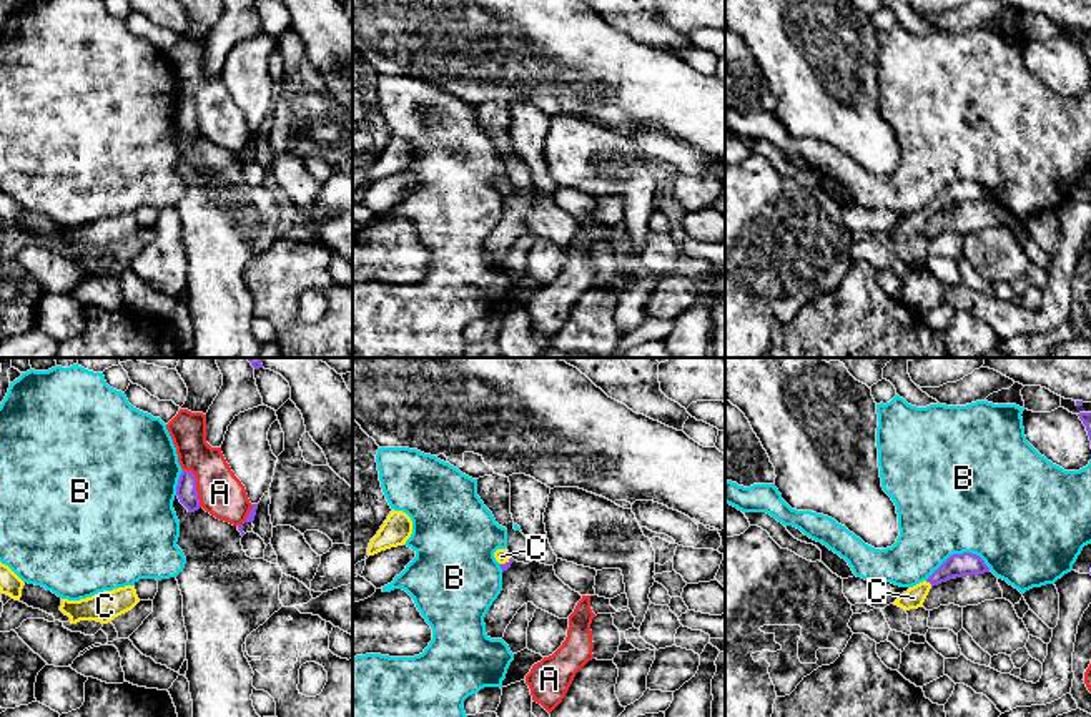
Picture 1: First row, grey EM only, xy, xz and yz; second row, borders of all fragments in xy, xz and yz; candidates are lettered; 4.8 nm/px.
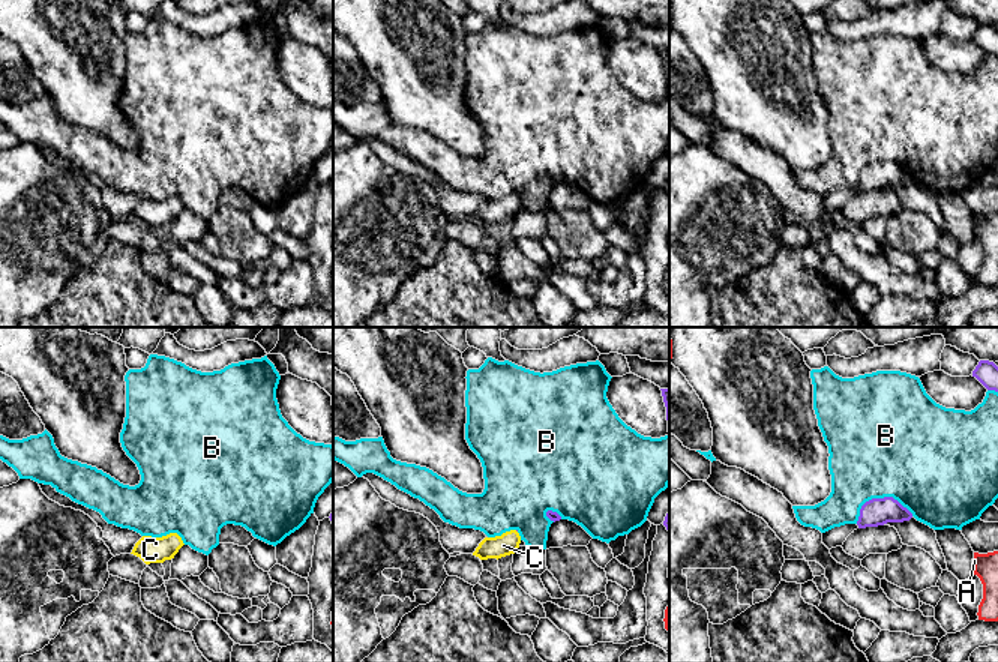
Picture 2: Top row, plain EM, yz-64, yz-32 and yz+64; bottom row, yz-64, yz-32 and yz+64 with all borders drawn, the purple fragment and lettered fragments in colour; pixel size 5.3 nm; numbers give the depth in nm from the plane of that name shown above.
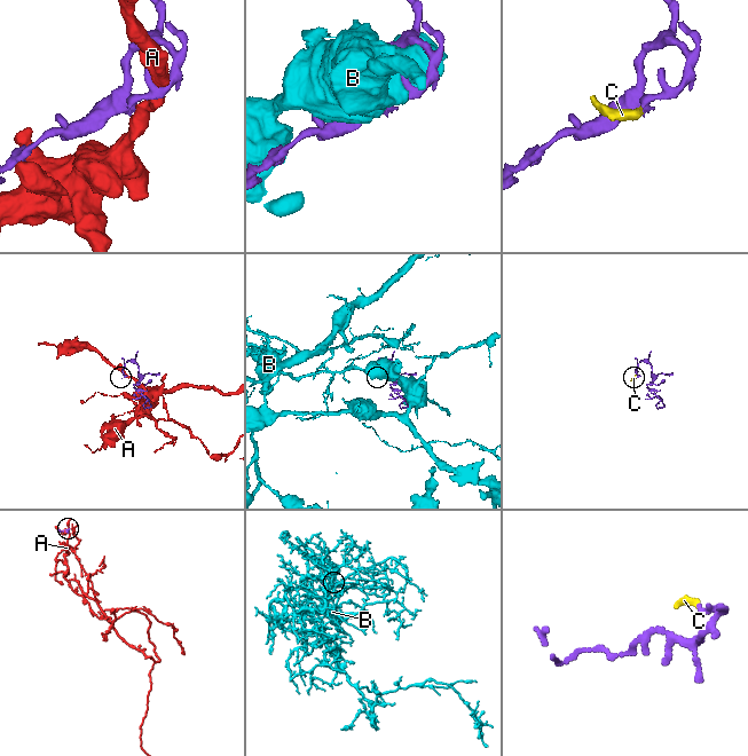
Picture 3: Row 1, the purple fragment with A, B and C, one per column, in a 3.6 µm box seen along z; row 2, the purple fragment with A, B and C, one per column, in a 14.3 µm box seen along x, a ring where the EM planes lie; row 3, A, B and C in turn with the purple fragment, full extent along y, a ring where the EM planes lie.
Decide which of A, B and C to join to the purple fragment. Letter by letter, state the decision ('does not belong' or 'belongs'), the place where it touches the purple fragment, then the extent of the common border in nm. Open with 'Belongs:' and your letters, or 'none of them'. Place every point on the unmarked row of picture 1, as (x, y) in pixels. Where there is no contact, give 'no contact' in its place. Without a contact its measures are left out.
Belongs: C
A: does not belong | xy (195, 113) | 200 nm
B: does not belong | yz (957, 182) | 320 nm
C: belongs | yz (928, 208) | 50 nm

